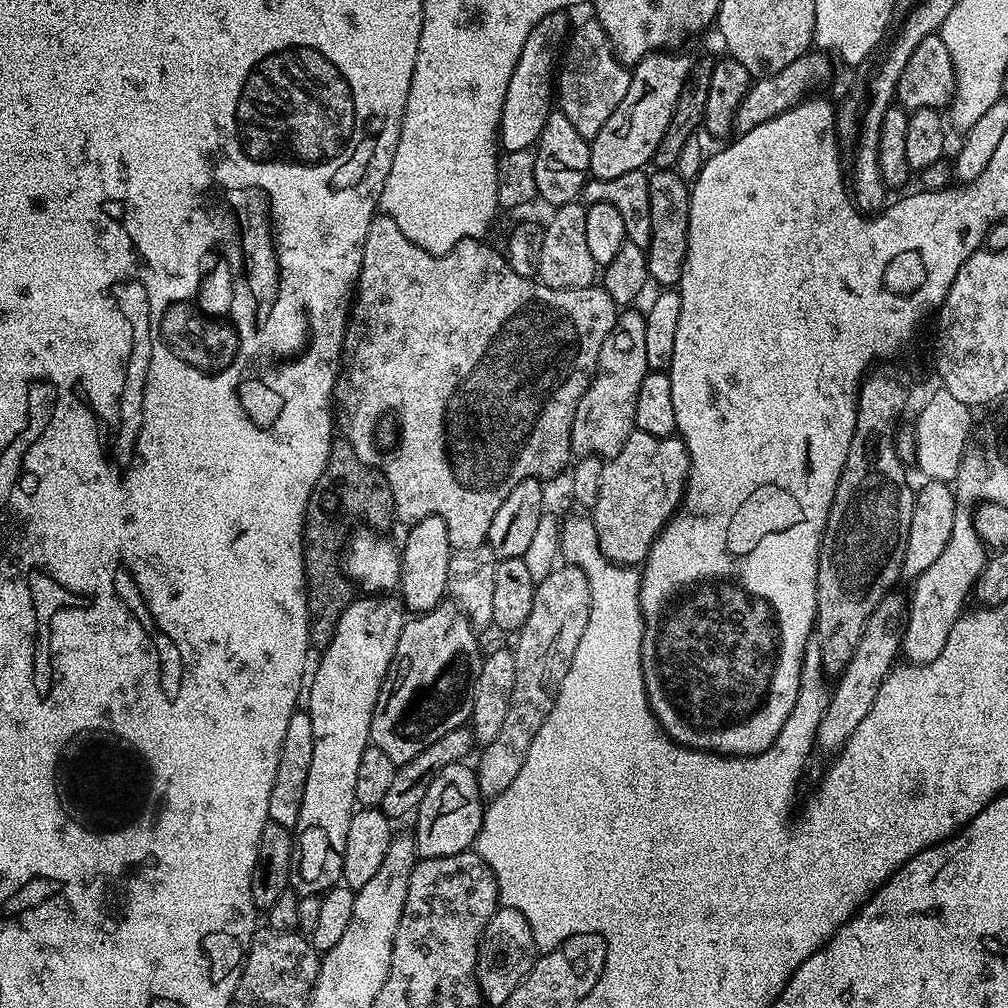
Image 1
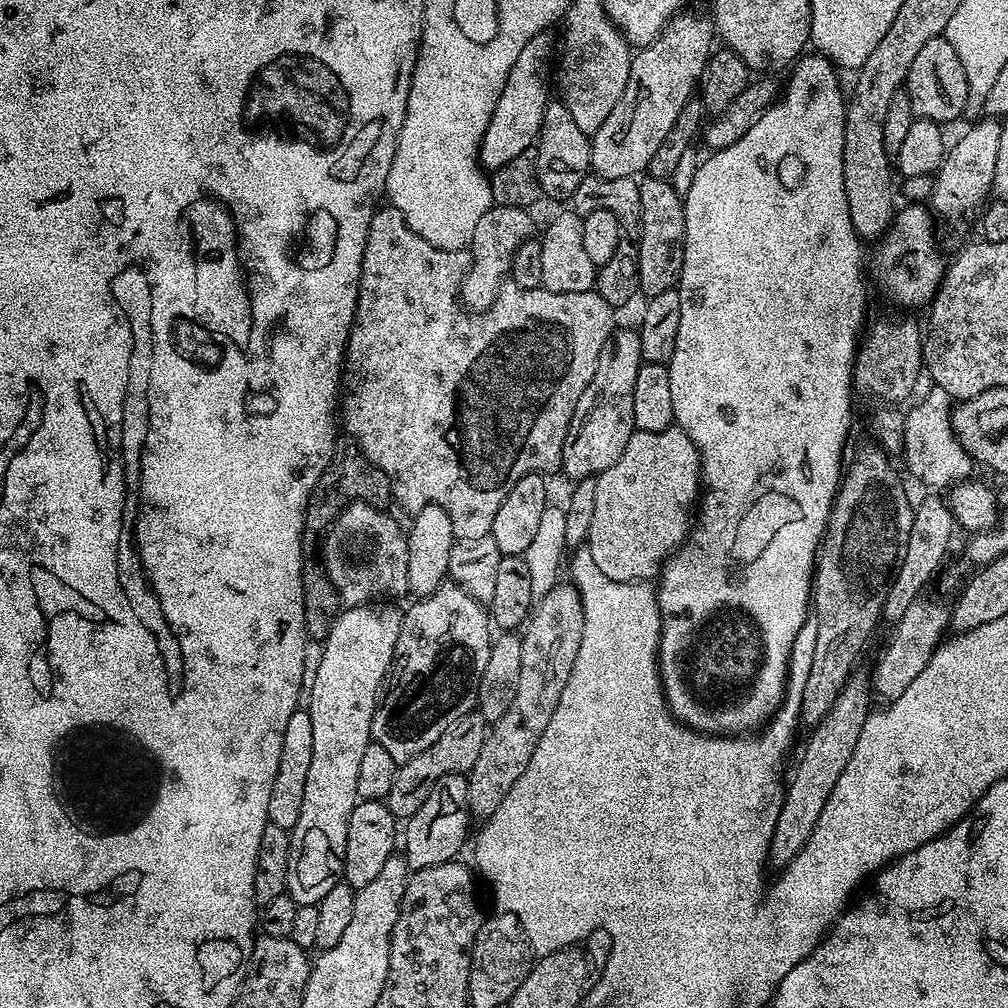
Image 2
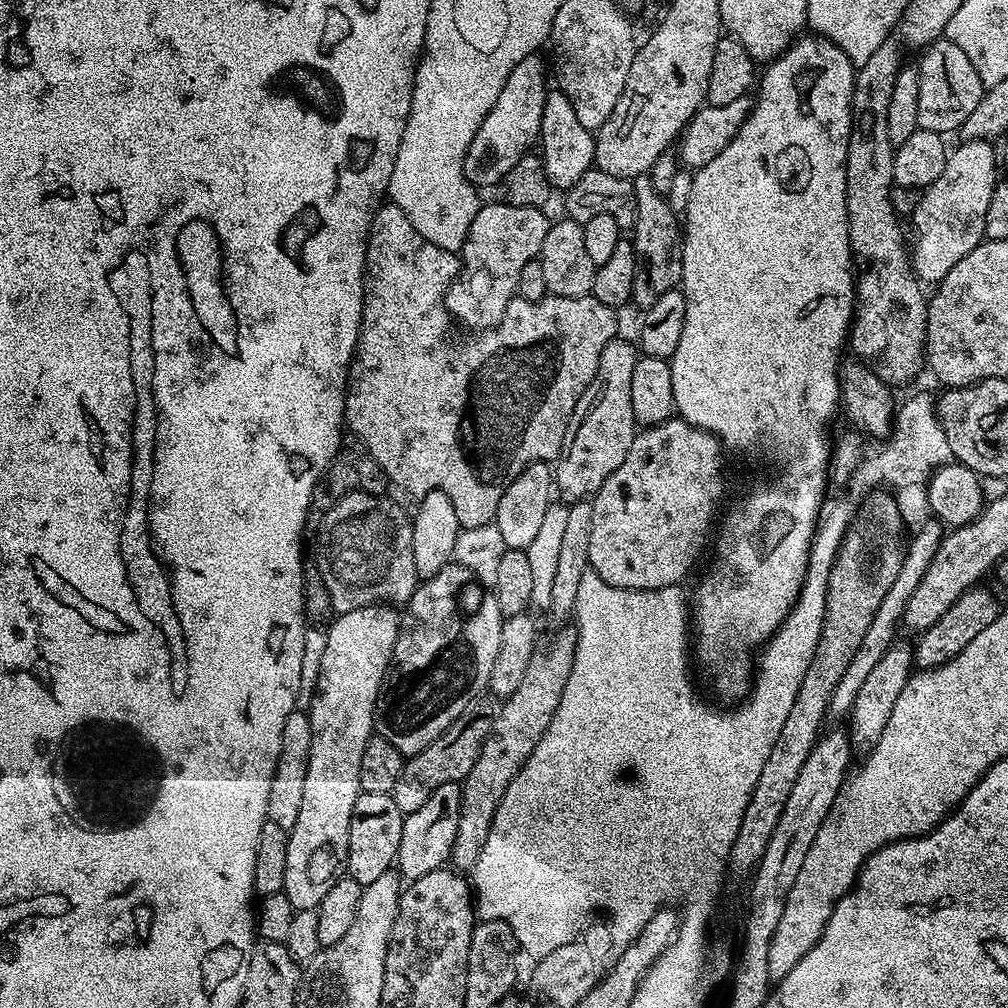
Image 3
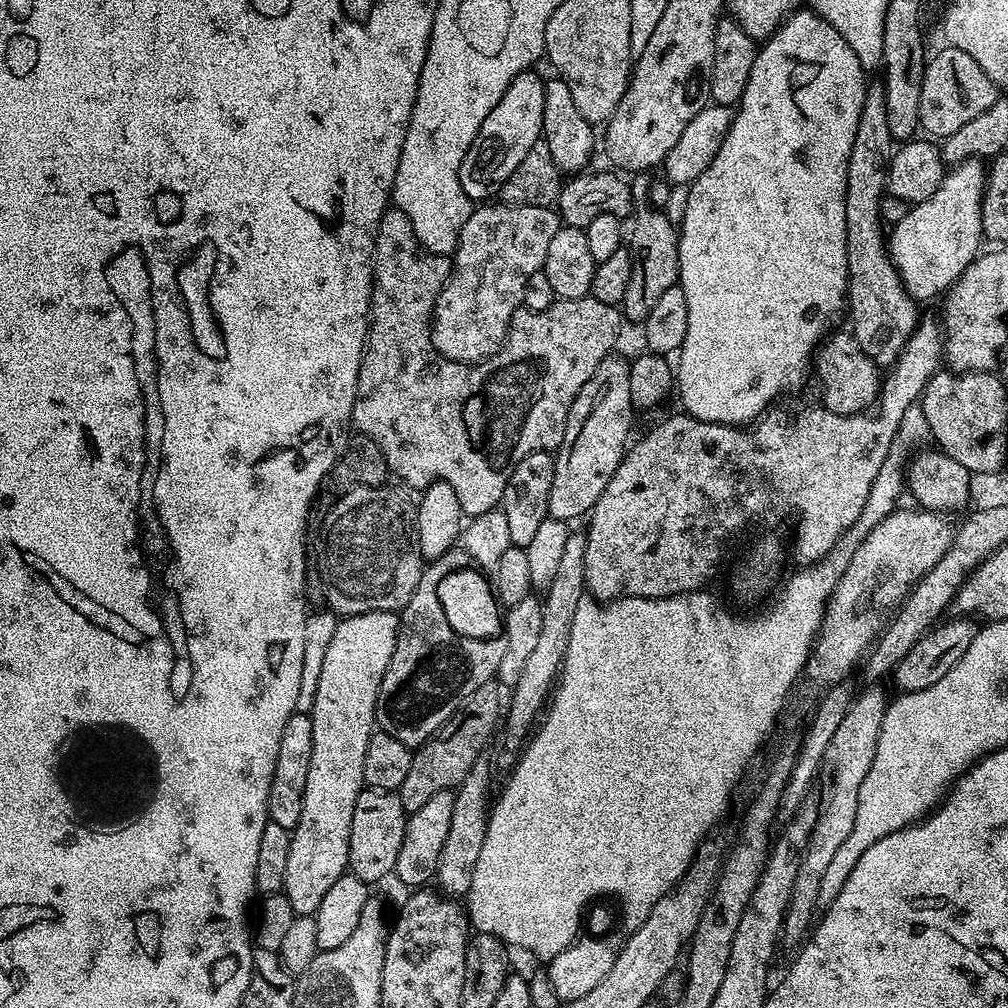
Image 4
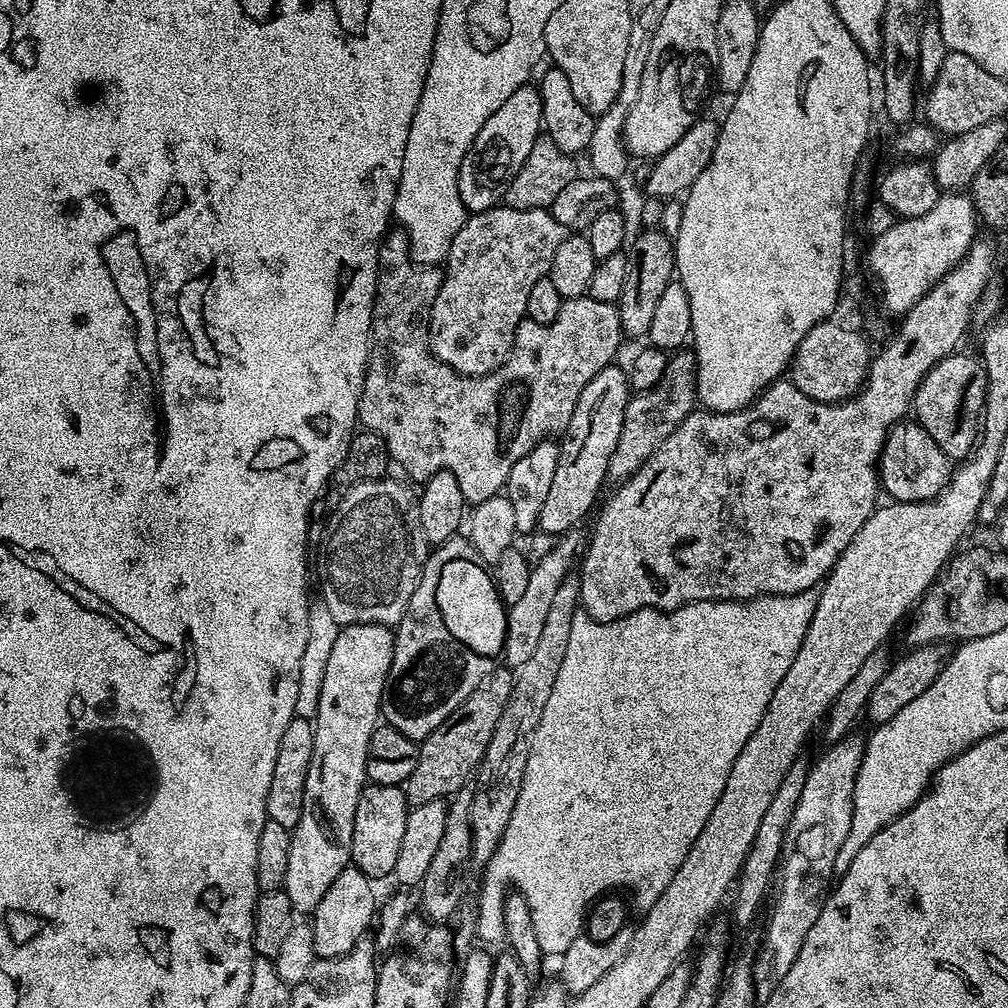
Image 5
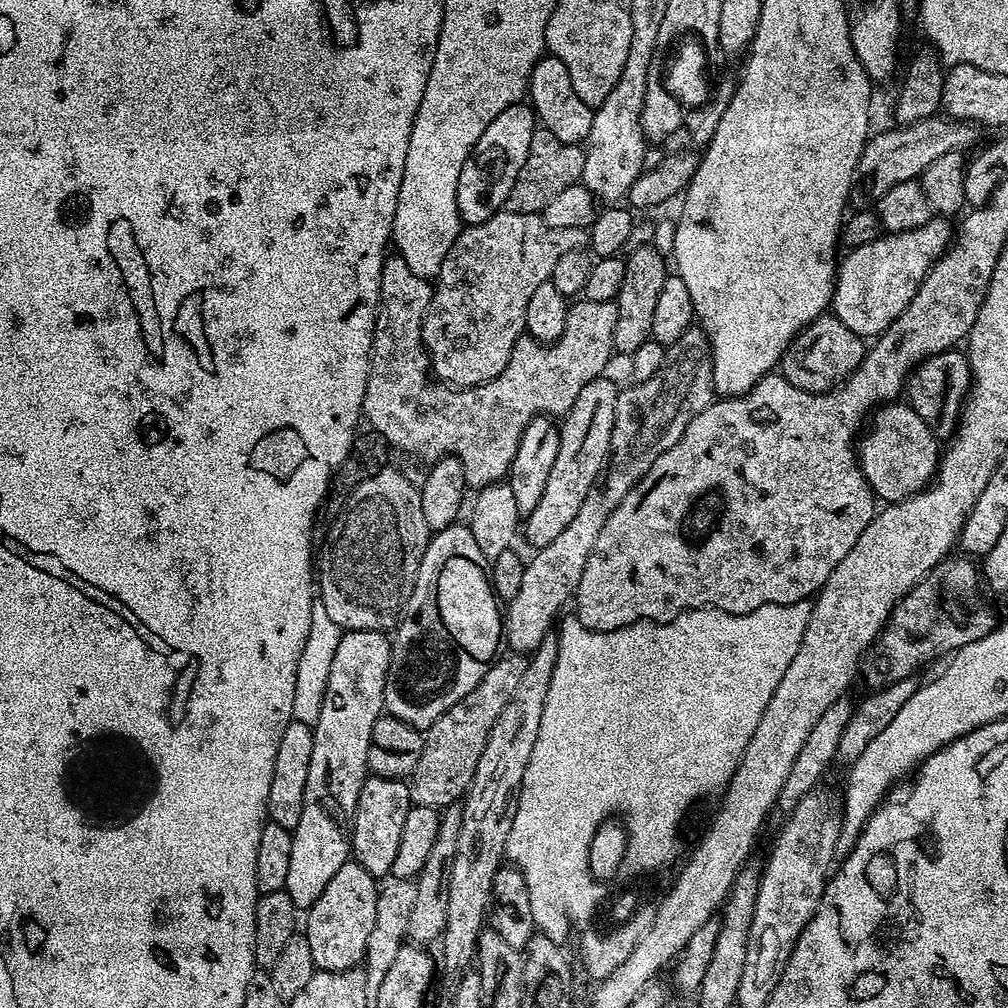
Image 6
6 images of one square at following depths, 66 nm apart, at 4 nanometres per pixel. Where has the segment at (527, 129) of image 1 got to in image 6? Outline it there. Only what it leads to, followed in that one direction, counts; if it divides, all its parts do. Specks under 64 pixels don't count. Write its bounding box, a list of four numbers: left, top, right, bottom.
[458,102,538,225]

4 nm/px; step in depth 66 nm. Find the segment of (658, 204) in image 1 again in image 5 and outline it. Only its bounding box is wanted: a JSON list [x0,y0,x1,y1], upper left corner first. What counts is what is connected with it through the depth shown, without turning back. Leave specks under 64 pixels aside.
[618,230,676,337]

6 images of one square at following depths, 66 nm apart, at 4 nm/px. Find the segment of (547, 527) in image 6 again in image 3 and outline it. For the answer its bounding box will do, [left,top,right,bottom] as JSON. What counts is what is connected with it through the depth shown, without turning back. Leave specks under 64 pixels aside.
[554,338,638,502]

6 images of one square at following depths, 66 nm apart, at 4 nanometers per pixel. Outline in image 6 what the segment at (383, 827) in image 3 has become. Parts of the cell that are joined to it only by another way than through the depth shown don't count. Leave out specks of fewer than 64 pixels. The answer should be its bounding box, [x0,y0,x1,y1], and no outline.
[351,775,413,877]

